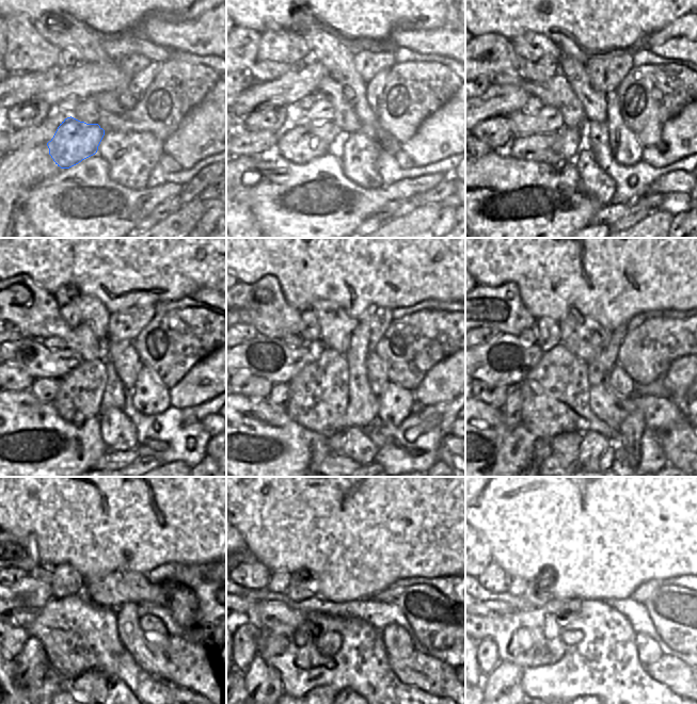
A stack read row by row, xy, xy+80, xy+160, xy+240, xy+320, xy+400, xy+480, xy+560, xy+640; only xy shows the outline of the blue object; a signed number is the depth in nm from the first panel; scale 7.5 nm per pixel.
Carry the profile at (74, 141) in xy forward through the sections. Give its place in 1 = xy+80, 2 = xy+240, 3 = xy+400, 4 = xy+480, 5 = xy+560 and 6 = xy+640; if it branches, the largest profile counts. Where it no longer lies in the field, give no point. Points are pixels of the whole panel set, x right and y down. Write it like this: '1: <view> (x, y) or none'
1: xy+80 (299, 144)
2: xy+240 (45, 389)
3: xy+400 (511, 409)
4: xy+480 (33, 648)
5: xy+560 (258, 669)
6: xy+640 (488, 686)

